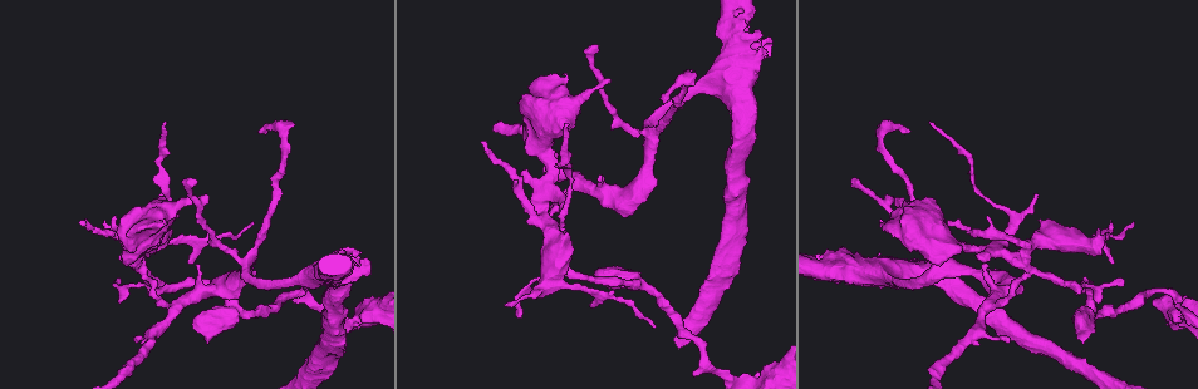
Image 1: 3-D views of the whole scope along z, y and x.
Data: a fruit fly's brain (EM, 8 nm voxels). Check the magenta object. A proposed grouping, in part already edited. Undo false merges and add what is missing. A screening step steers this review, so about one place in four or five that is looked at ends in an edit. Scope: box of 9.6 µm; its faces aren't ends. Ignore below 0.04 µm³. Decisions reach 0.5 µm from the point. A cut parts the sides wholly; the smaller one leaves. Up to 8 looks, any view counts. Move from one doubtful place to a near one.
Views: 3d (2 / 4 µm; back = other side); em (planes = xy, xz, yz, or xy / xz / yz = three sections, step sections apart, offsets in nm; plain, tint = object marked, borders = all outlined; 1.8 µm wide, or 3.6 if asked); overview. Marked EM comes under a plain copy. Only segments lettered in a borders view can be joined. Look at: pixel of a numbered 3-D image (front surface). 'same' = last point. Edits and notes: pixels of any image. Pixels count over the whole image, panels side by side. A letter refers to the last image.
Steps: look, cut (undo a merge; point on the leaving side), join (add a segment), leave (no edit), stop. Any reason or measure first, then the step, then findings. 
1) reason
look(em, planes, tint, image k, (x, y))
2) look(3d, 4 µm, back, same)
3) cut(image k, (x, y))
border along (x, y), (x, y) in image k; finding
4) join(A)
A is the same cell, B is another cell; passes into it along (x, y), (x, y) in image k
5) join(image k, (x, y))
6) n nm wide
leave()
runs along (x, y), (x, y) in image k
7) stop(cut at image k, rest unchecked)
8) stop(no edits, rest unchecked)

three arms meet
look(em, planes, tint, image 1, (645, 133))

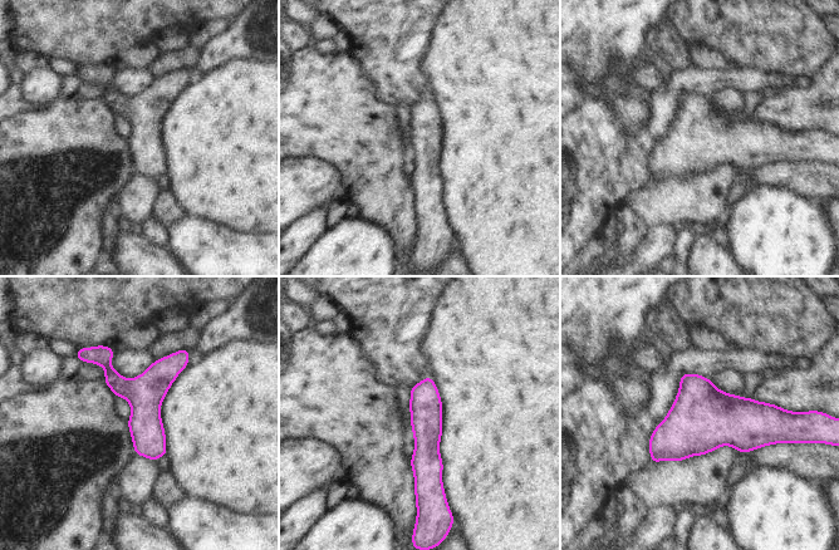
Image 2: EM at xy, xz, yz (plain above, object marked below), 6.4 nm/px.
look(em, planes, borders, same)

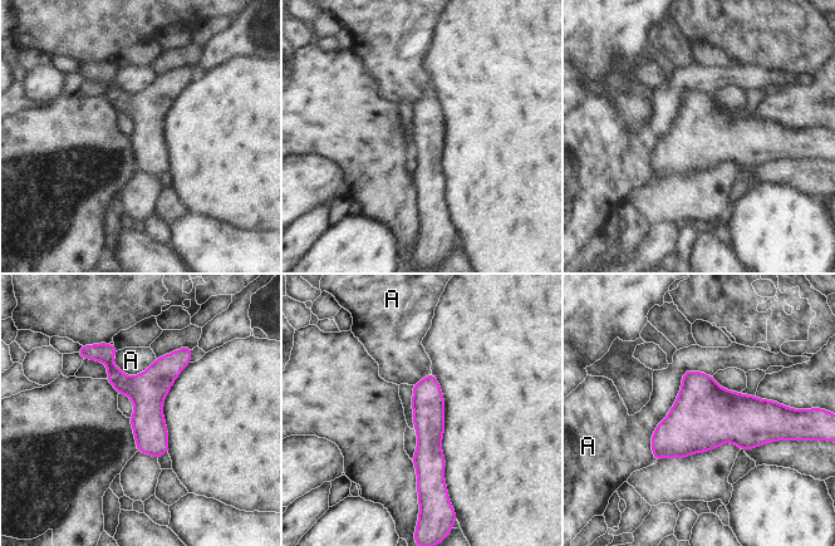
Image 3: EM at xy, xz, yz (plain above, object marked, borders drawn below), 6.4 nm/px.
leave()
A is another cell; continuous, no second neuron

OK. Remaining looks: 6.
branch stops here
look(3d, 2 µm, image 1, (758, 29))

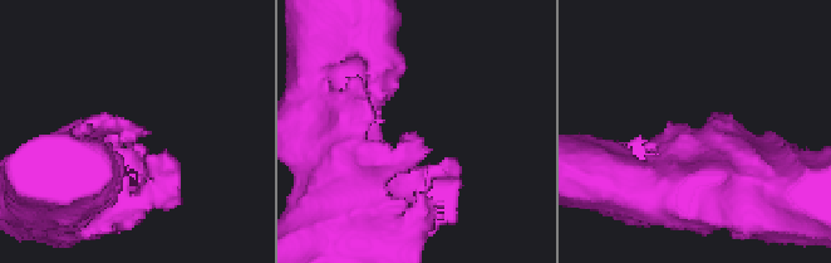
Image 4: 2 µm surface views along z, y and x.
look(em, 3.6 µm, planes, borders, image 4, (415, 140))

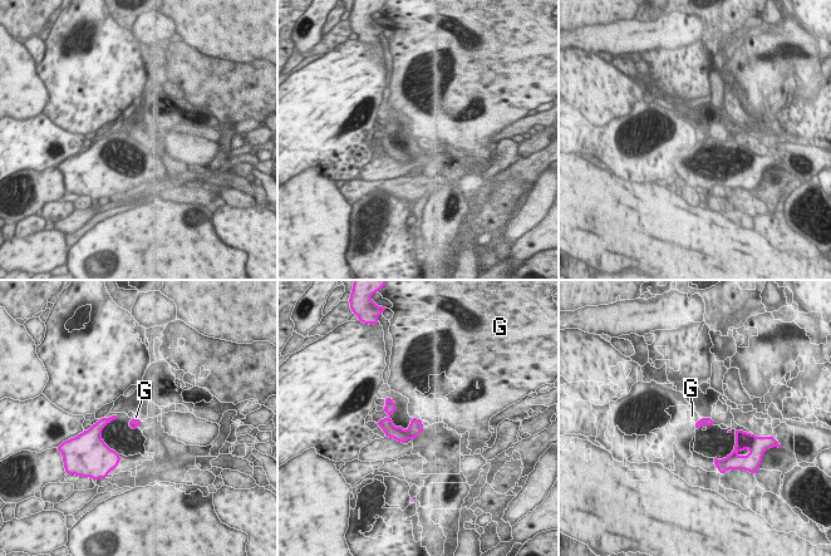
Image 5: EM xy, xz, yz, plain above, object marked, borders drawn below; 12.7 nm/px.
G touches over 140 nm
leave()
G is another cell; border along (412, 416), (421, 419) in image 5; no lettered segment goes on from it

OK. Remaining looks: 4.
tapers out
look(em, planes, borders, image 1, (947, 220))

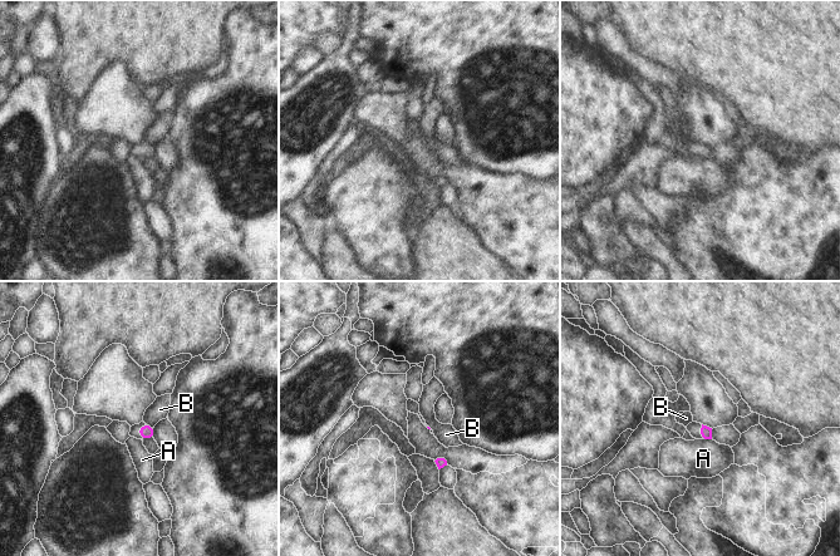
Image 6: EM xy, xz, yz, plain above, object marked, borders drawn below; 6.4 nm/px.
B touches over 60 nm
leave()
A and B are other cells; no lettered segment goes on from it

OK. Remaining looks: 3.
stop(no edits, rest unchecked)

